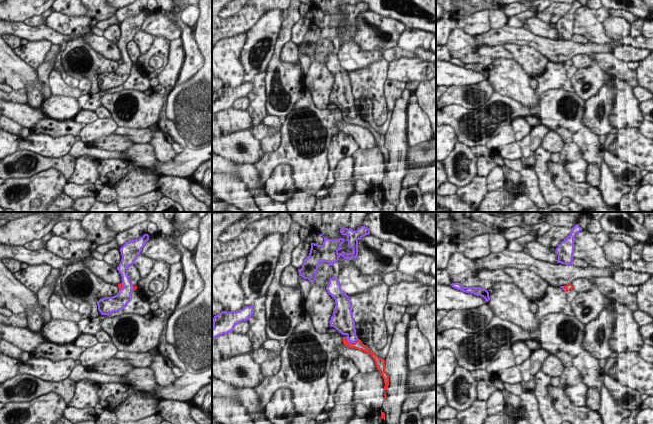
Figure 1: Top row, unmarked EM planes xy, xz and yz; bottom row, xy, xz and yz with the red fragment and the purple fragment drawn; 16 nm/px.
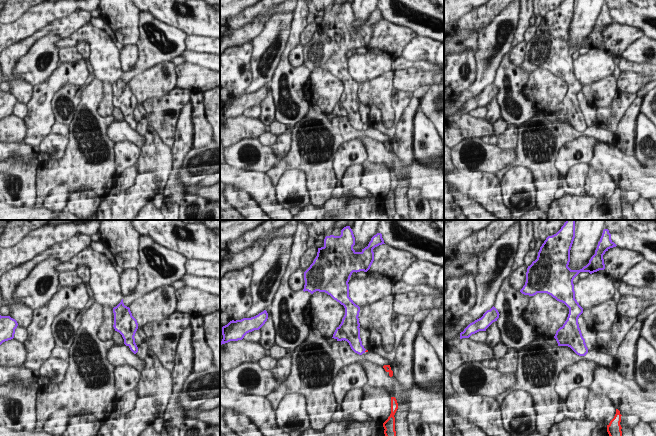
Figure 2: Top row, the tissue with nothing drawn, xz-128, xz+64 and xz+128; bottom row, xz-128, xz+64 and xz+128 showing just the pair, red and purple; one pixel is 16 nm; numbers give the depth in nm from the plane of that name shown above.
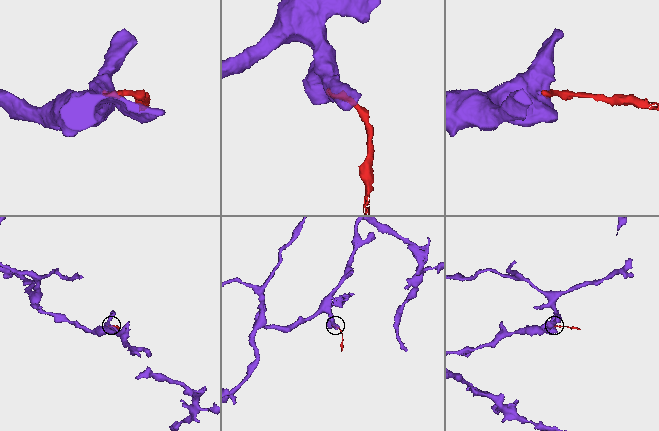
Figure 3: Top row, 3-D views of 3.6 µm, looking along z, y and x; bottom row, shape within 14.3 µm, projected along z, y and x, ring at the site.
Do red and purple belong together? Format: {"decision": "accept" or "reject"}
{"decision": "reject"}

